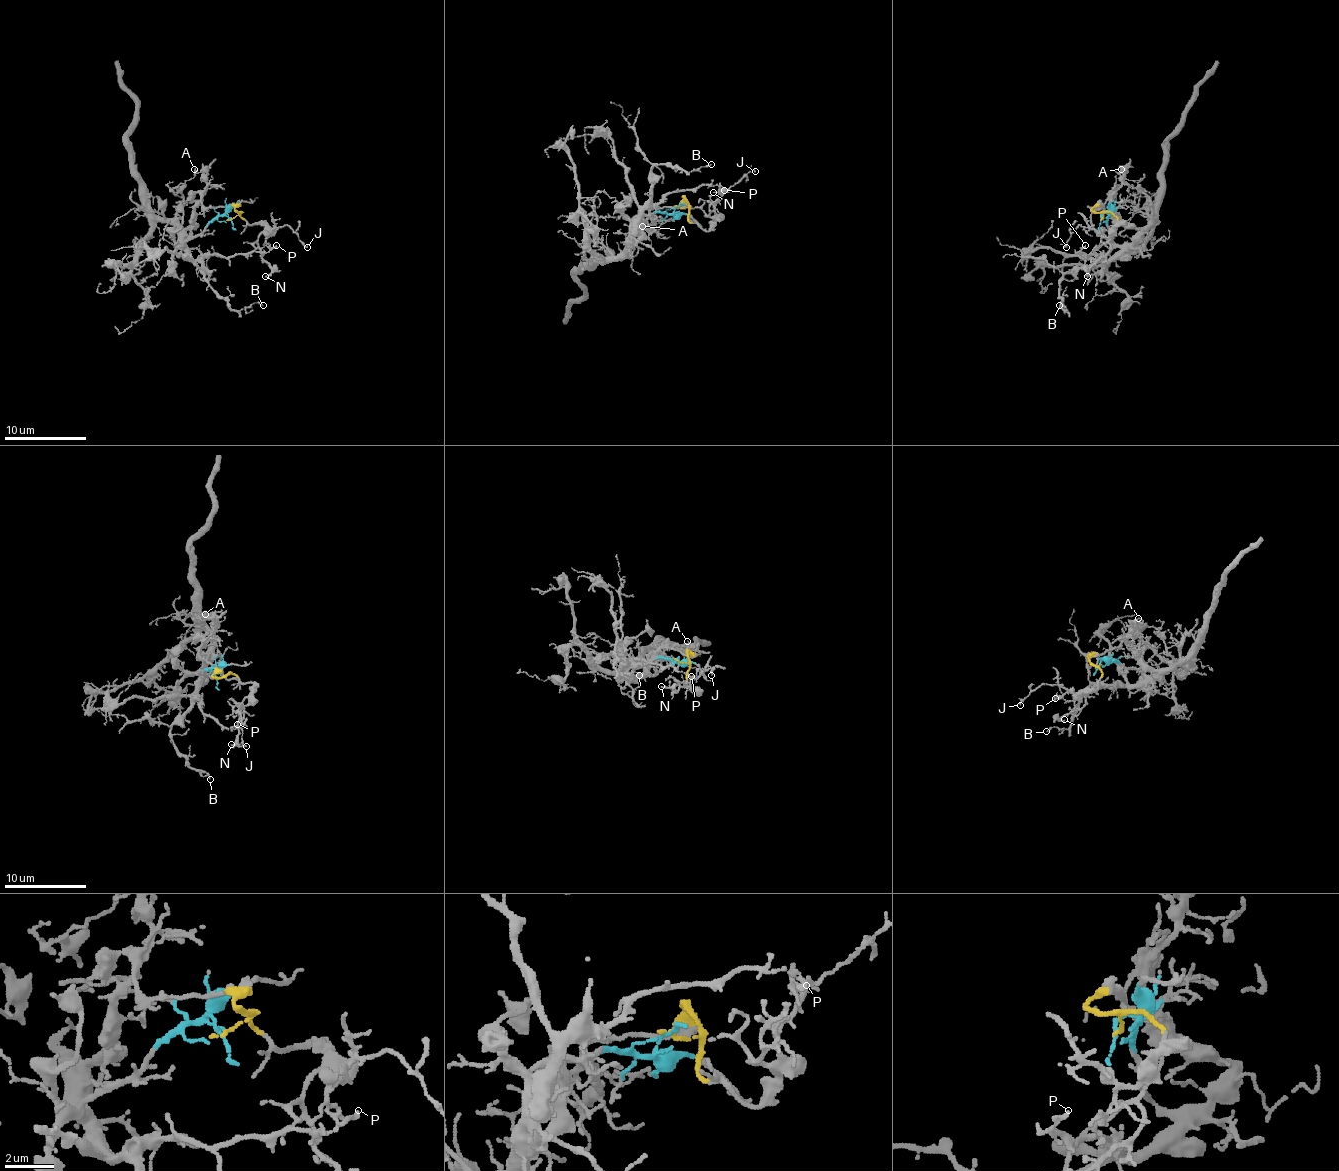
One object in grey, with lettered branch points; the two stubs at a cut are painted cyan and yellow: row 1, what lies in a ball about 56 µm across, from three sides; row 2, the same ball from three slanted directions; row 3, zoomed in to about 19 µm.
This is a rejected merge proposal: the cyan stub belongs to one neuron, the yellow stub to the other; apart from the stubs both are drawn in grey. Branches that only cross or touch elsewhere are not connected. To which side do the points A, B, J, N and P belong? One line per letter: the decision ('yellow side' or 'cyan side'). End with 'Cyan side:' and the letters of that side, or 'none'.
A: cyan side
B: cyan side
J: yellow side
N: yellow side
P: cyan side
Cyan side: A, B, P

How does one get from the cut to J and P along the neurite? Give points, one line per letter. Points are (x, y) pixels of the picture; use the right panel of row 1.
J: (1102, 219), (1112, 212), (1124, 225), (1118, 225), (1108, 235), (1098, 235), (1079, 225), (1067, 247)
P: (1102, 219), (1108, 221), (1110, 239), (1116, 251), (1108, 260), (1085, 256), (1079, 251), (1085, 245)

